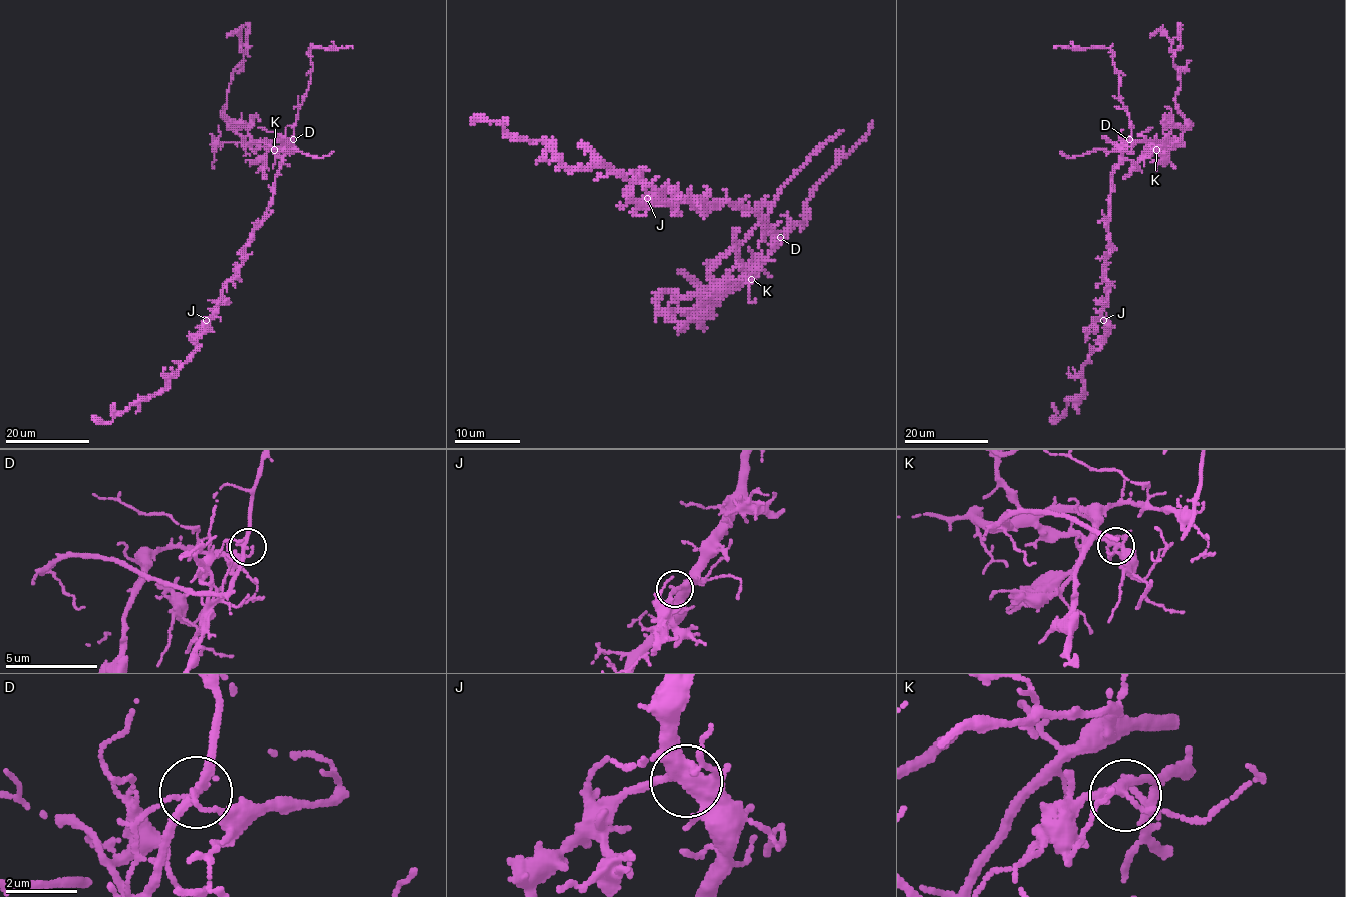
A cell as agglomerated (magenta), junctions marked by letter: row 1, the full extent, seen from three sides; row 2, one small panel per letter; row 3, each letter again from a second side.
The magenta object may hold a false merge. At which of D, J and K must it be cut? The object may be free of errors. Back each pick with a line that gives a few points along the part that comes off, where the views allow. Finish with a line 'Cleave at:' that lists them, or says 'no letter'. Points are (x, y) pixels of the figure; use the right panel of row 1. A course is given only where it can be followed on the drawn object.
D: Course of the part to remove: (1129, 139), (1171, 144), (1185, 126), (1175, 100), (1181, 85), (1171, 40), (1160, 31), (1150, 37)
Cleave at: D

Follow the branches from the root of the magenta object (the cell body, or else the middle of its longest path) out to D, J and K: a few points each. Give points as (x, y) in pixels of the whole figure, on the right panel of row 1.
D: (1110, 220), (1111, 175), (1129, 139)
J: (1110, 220), (1107, 231), (1112, 248), (1106, 263), (1108, 300), (1102, 312), (1103, 320)
K: (1110, 220), (1111, 175), (1127, 143), (1161, 141), (1164, 145), (1156, 150)

